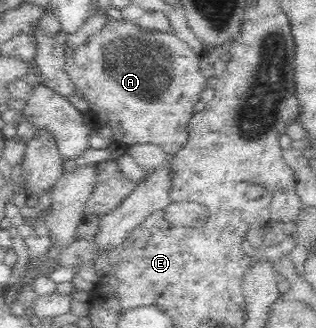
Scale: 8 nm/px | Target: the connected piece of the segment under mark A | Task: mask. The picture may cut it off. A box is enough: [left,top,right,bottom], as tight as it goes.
[65,18,206,156]

